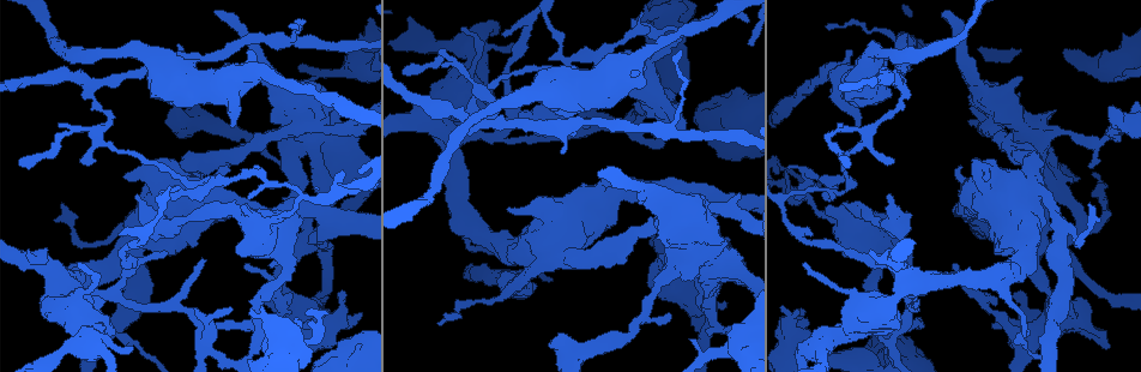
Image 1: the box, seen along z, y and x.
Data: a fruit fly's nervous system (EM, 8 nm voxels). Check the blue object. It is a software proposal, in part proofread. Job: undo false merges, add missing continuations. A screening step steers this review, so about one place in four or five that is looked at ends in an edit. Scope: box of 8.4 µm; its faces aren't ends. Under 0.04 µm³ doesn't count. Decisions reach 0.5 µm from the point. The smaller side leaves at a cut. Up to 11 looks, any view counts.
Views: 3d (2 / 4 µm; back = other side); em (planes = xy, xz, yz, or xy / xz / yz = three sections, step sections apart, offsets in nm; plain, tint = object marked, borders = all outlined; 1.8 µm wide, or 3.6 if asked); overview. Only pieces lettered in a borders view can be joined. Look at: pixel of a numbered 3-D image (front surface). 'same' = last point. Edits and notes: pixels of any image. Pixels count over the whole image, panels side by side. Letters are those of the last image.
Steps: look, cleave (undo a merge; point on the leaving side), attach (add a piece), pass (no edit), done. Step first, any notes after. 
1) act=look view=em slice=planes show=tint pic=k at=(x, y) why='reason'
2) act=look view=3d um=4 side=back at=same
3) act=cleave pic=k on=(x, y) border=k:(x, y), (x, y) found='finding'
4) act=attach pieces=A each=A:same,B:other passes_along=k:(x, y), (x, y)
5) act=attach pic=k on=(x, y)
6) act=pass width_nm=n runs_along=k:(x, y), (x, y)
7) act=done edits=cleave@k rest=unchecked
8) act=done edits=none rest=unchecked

act=look view=em slice=planes show=borders pic=1 at=(309, 79) why='branch stops here'

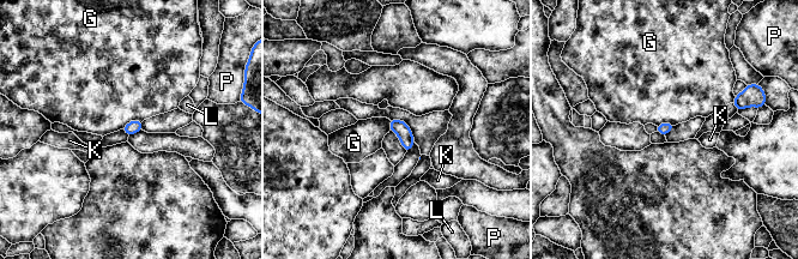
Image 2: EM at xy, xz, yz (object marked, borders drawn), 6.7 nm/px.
act=pass longest_contact=G:160nm each=G:other,K:other,L:other,P:other found='no lettered piece goes on from it'

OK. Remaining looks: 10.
act=look view=3d um=4 pic=1 at=(224, 167) why='thick end'

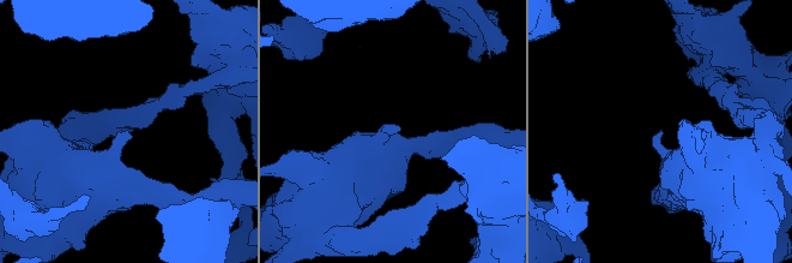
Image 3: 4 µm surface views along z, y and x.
act=look view=em um=3.6 slice=planes show=borders pic=3 at=(662, 134)

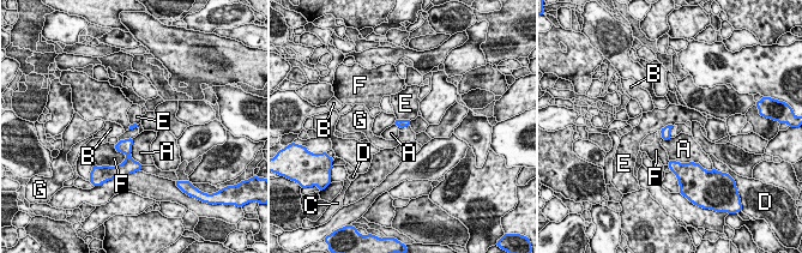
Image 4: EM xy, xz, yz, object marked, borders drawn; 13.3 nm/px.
act=pass each=A:other,B:other,C:other,D:other,E:other,F:other,G:other border=4:(409, 124), (405, 127) found='none of them fits'

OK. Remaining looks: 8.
act=look view=3d um=4 pic=1 at=(559, 242) why='thick turns thin'

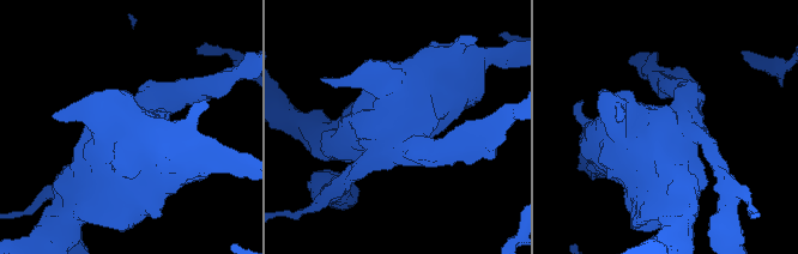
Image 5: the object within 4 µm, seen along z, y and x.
act=look view=em um=3.6 slice=xz step=8 show=borders pic=5 at=(397, 131) why='now the EM'

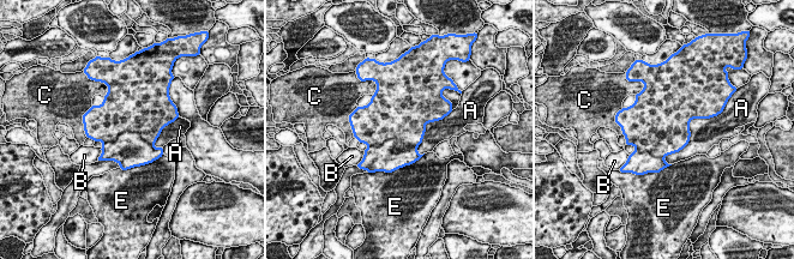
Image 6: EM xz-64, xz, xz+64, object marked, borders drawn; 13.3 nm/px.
act=cleave pic=6 on=(383, 152) each=A:other,B:other,C:other,E:other border=6:(368, 146), (397, 138), (416, 148) found='a second neuron is stuck on'

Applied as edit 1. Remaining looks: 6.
act=look view=3d um=4 side=back pic=1 at=(905, 211) why='free end'

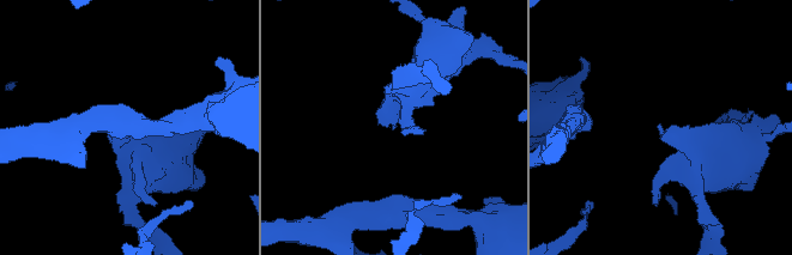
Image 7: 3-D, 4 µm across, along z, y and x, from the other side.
act=look view=em slice=yz step=16 show=tint pic=7 at=(659, 126) why='now the EM'

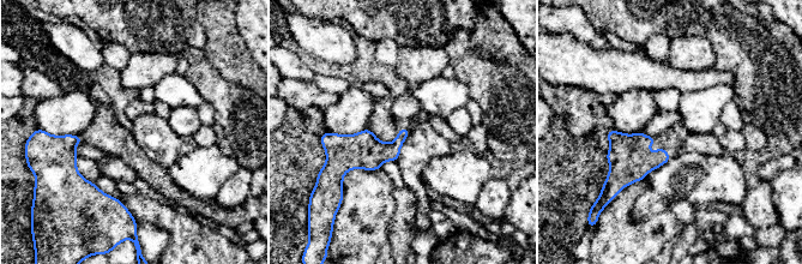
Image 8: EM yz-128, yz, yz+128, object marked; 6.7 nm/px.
act=look view=em slice=planes show=borders at=same why='cut it another way'

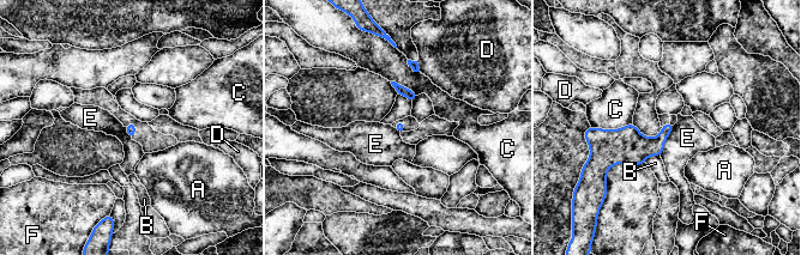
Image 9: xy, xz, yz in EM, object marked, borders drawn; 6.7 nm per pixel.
act=pass each=A:other,B:other,C:other,D:other,E:other,F:other border=9:(674, 125), (660, 155) found='no lettered piece goes on from it'

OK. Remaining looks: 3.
act=done edits=cleave@6 rest=unchecked

